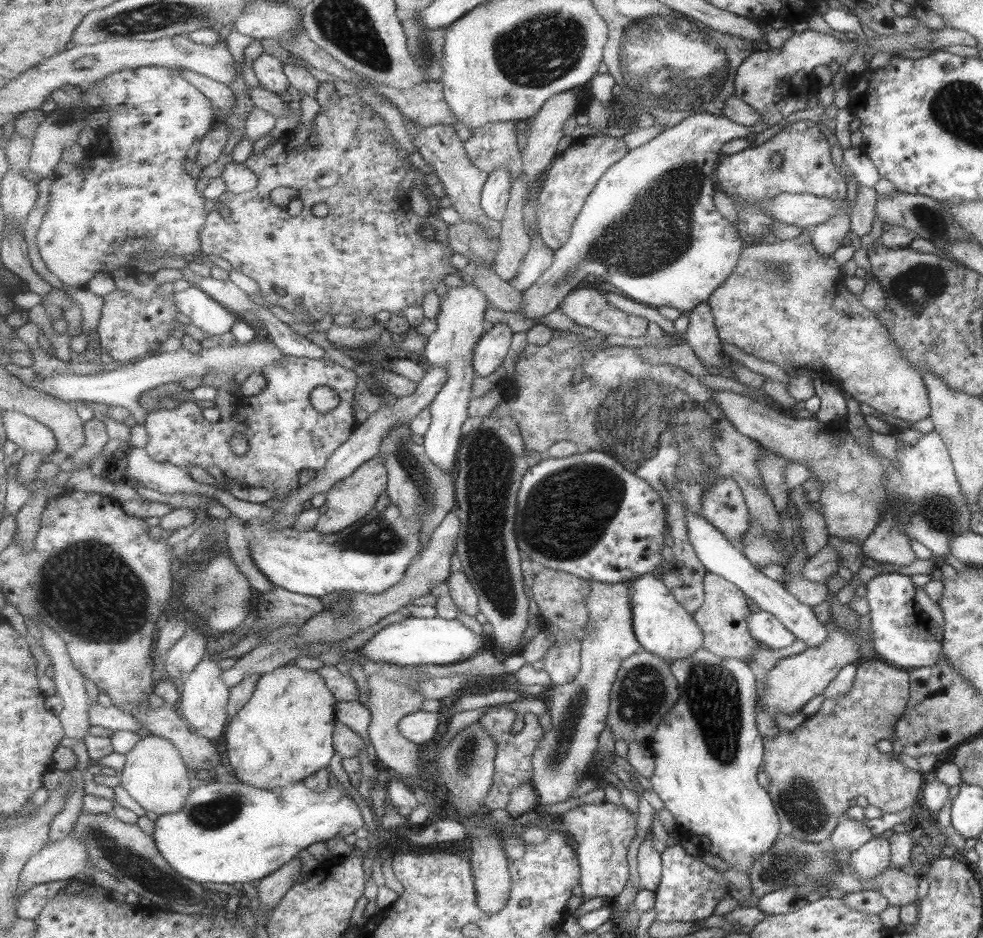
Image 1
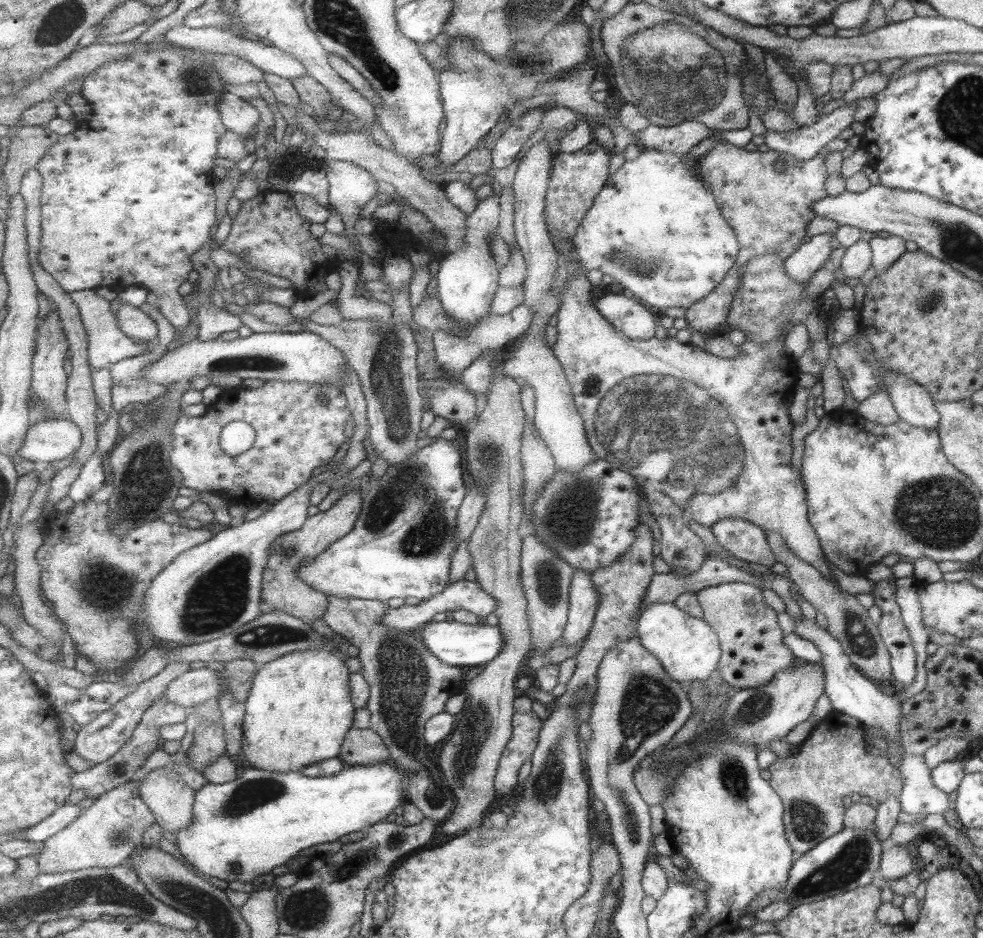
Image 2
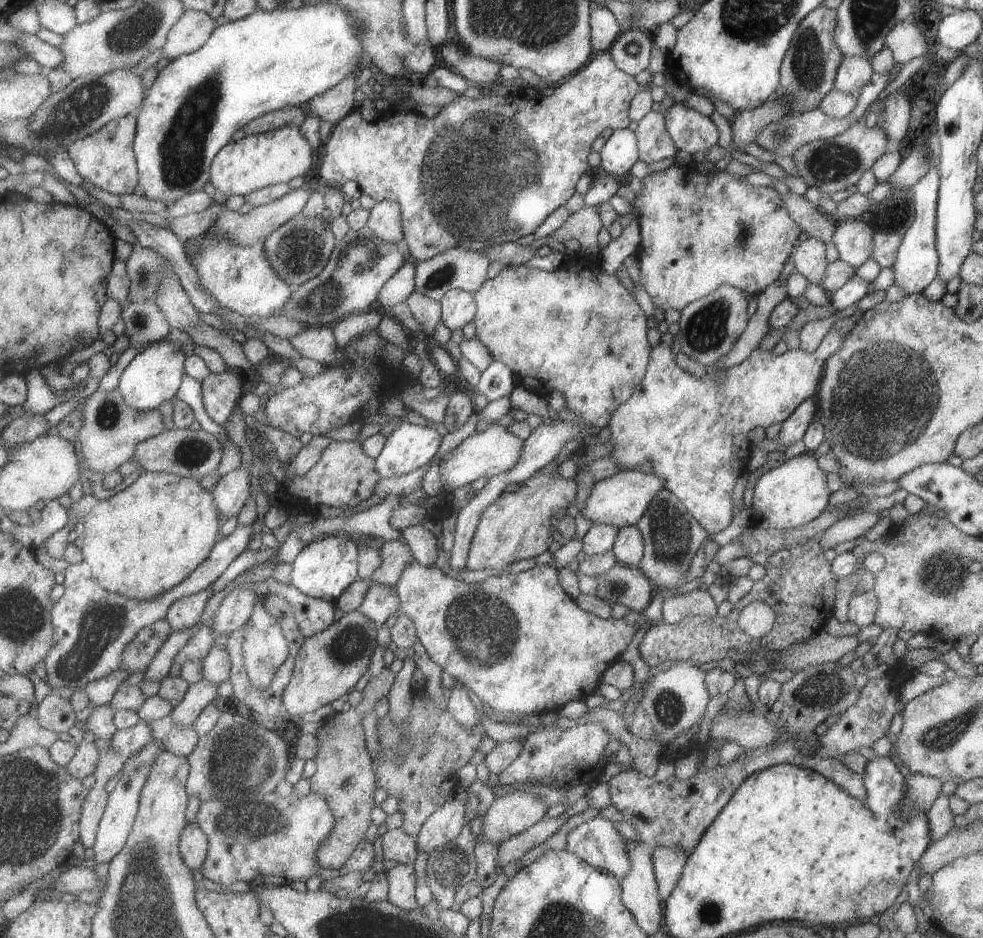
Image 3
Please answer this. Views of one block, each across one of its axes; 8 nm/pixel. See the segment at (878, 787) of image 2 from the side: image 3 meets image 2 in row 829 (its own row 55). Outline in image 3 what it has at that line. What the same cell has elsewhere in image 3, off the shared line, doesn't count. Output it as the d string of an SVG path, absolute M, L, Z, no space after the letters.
M820 4L807 14L796 28L790 48L781 62L781 83L777 93L782 97L794 96L790 102L794 113L802 113L820 105L822 98L834 89L834 78L840 66L842 52L834 44L834 28L837 22L837 9L830 9Z

